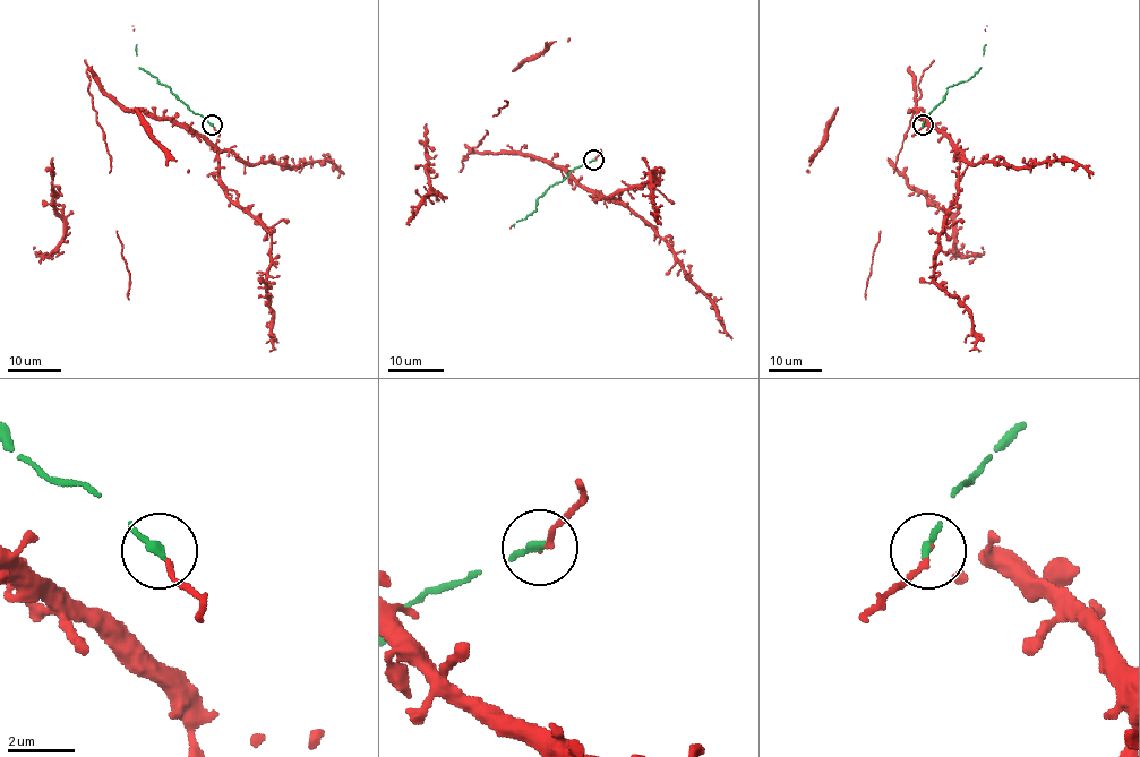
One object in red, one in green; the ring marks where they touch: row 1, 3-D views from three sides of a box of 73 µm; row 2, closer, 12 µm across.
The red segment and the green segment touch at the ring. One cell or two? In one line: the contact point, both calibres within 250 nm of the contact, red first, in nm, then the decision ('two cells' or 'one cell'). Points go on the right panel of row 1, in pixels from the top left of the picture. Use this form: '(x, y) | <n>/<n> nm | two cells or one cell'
(923, 125) | 110/240 nm | one cell

